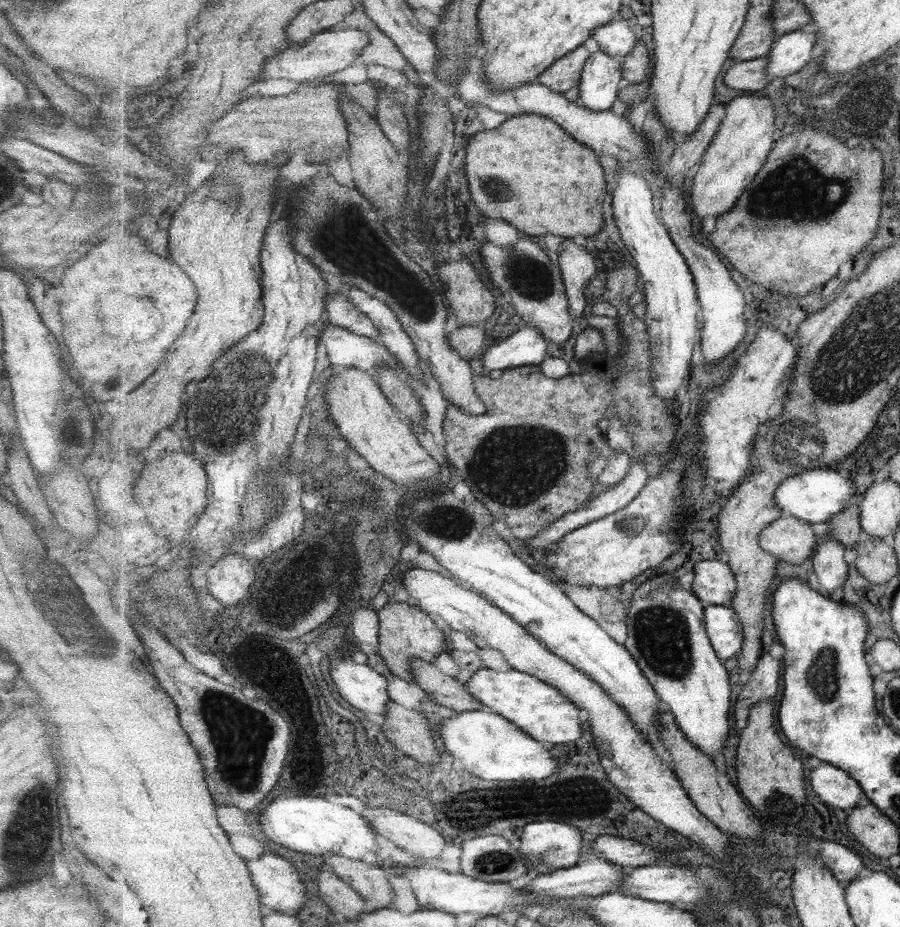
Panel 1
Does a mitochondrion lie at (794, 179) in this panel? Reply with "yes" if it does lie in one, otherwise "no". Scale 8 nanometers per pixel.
yes

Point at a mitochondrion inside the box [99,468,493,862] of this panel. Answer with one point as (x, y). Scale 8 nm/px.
(215, 717)

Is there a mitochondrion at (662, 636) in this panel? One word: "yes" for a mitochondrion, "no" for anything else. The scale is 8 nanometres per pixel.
yes

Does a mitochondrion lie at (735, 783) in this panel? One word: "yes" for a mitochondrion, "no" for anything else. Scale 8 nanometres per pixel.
no

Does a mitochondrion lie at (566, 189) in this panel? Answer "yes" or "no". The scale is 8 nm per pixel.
no

